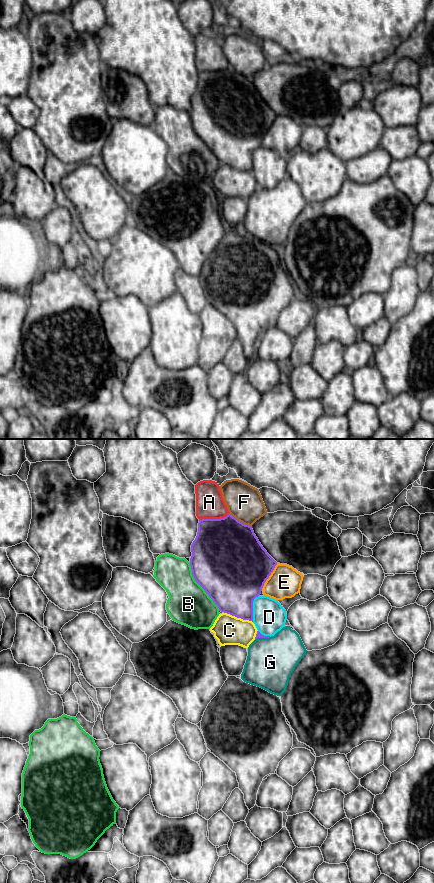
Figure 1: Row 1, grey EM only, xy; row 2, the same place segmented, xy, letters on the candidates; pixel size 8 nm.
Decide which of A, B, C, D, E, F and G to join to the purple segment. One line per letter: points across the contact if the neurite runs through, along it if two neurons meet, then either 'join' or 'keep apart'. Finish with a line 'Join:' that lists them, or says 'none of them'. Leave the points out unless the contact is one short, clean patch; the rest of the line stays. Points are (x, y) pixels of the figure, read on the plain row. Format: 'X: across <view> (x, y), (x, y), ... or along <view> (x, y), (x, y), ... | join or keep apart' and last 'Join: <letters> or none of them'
A: keep apart
B: keep apart
C: keep apart
D: keep apart
E: keep apart
F: keep apart
G: keep apart
Join: none of them

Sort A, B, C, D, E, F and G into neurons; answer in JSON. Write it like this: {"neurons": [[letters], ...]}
{"neurons": [["A"], ["B"], ["C"], ["D"], ["E"], ["F"], ["G"]]}

